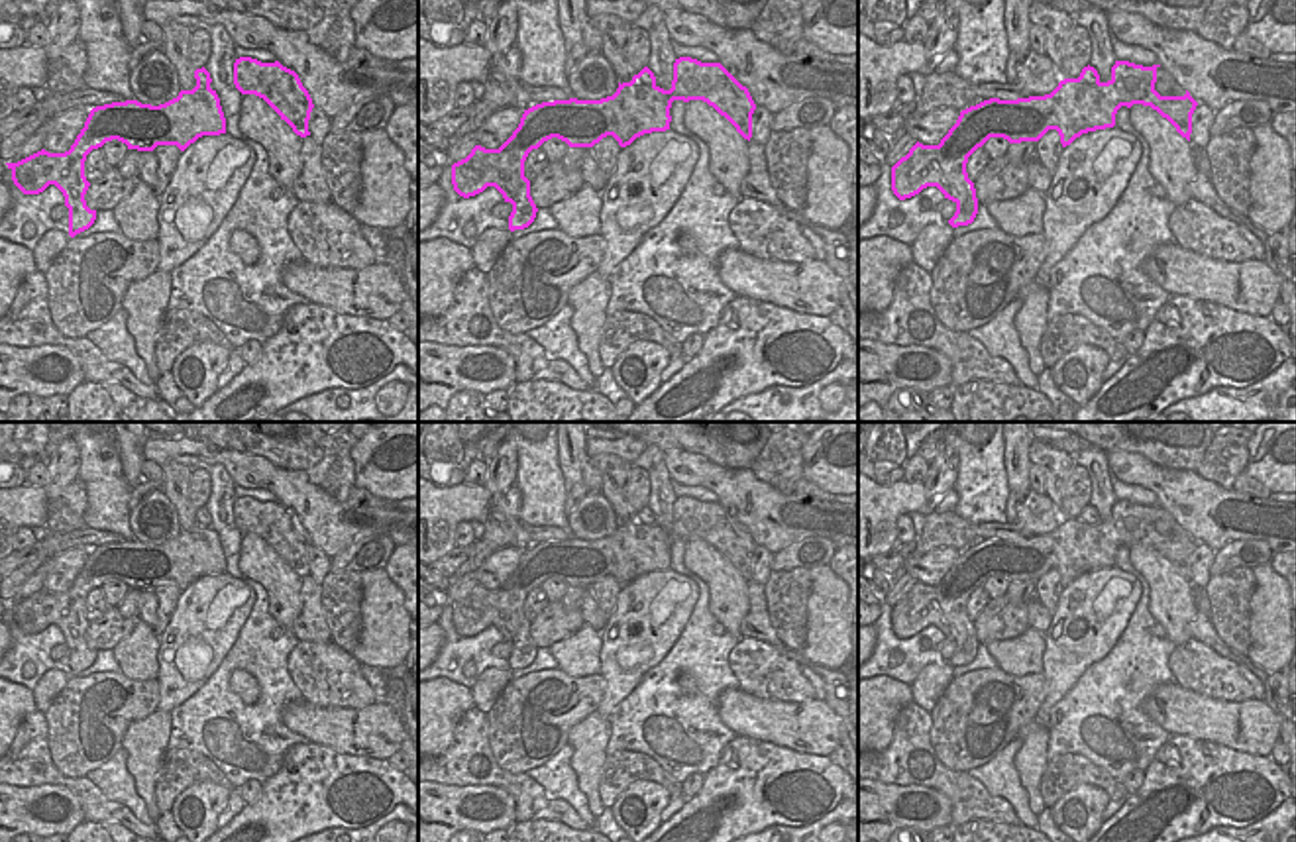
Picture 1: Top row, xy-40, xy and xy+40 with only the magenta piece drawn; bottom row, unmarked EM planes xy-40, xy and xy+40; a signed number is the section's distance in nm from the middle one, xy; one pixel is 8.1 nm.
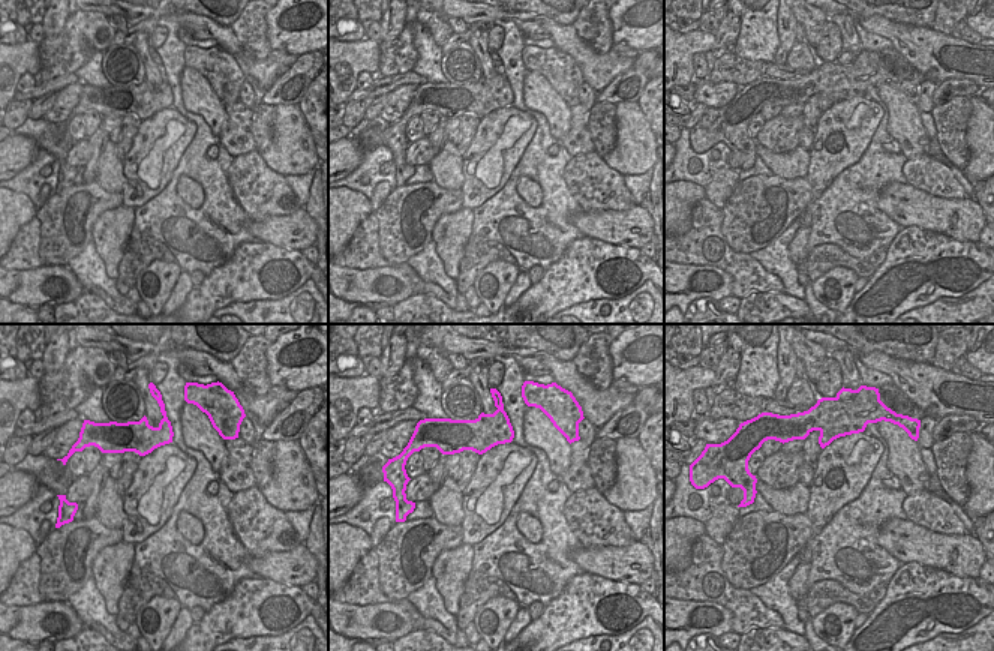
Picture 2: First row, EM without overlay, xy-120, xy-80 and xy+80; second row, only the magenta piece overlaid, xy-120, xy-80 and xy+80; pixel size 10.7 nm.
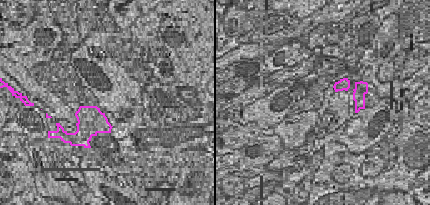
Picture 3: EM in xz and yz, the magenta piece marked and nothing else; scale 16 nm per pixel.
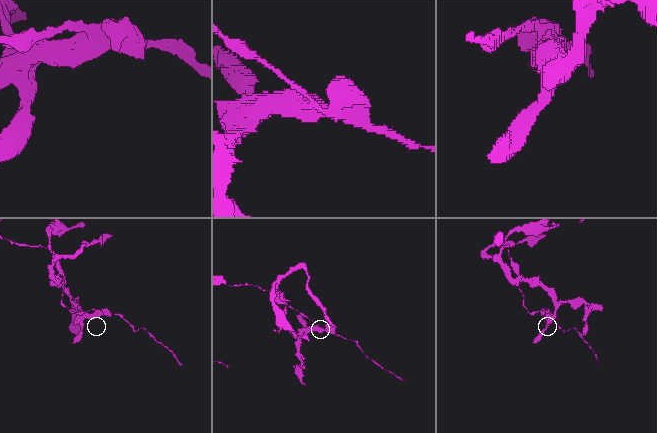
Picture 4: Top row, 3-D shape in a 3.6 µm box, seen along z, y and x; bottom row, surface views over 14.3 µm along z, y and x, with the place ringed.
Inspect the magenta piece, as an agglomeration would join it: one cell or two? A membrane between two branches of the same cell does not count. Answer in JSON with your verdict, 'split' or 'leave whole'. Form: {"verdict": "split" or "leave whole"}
{"verdict": "split"}

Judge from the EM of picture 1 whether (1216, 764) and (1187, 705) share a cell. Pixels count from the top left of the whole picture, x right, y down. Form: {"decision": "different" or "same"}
{"decision": "different"}

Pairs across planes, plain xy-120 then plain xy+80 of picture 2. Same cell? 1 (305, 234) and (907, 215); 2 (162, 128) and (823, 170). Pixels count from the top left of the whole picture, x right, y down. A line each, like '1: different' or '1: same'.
1: same
2: same

